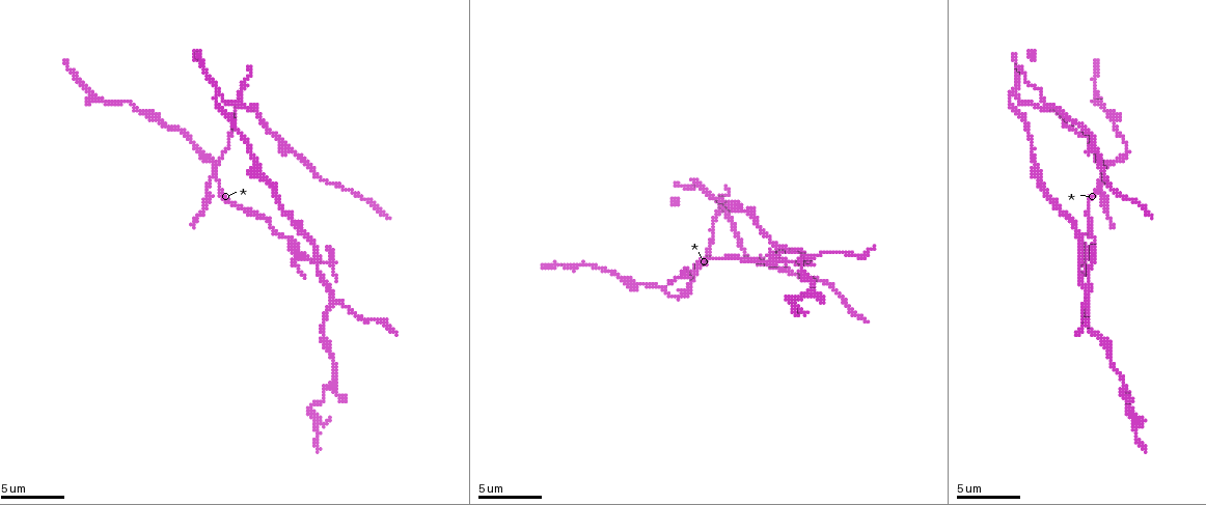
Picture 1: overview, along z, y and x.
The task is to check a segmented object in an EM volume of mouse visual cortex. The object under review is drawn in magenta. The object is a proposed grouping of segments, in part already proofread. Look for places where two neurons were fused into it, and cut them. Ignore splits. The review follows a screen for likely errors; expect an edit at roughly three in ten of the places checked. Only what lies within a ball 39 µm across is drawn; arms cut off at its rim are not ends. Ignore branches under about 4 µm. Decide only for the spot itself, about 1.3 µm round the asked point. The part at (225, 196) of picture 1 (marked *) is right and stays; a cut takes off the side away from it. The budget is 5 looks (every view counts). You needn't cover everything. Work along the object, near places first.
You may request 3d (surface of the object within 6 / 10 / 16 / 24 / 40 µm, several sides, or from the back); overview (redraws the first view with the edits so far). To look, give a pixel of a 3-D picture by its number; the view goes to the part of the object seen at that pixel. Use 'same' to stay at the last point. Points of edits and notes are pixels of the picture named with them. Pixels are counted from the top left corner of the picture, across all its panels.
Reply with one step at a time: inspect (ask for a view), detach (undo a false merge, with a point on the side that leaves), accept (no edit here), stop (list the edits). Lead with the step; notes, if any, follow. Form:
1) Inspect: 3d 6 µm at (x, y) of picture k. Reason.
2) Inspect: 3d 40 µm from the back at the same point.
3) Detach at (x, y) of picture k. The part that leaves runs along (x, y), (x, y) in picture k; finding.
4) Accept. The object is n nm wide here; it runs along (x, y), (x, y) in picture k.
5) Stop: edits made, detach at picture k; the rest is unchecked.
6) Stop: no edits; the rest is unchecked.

Inspect: 3d 16 µm at (304, 255) of picture 1. Three arms meet.

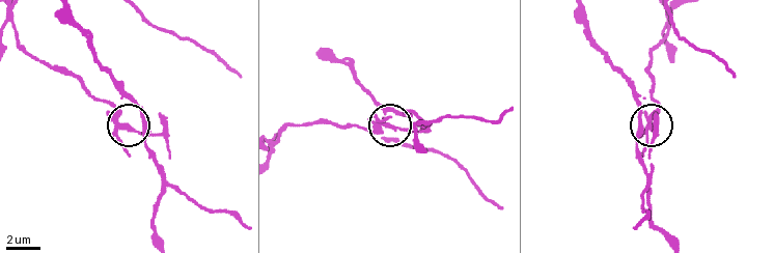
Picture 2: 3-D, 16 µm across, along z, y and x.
Detach at (399, 130) of picture 2. The part that leaves runs along (117, 122), (162, 139), (170, 158) in picture 2; a second neuron is stuck on.

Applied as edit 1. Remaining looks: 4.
Inspect: overview.

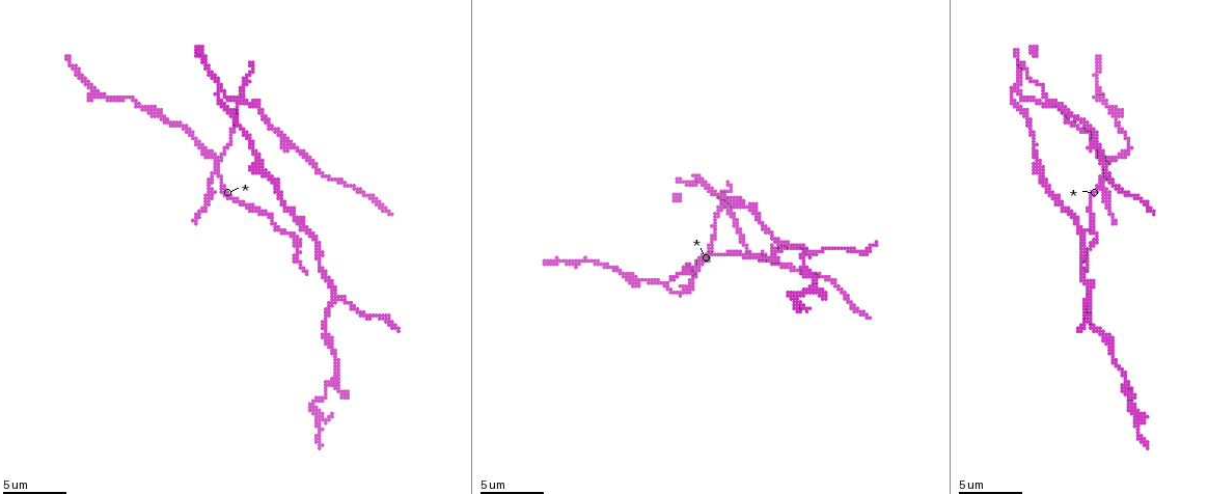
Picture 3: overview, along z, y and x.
Inspect: 3d 6 µm at (817, 254) of picture 3. Two arms in line, one across.

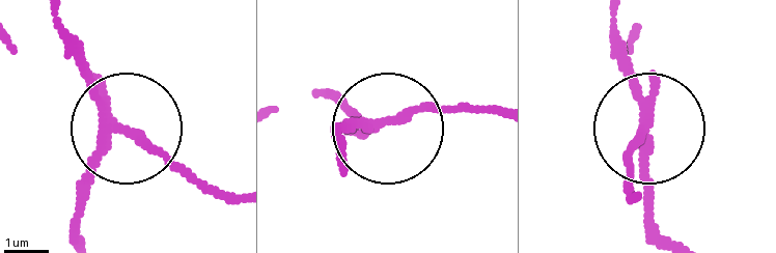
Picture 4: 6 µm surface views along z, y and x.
Detach at (82, 64) of picture 4. The object is 190 nm wide here; the part that leaves runs along (102, 113), (60, 17) in picture 4; two neurons meet here.

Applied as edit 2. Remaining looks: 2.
Inspect: 3d 6 µm at (217, 161) of picture 3. Arms run side by side.

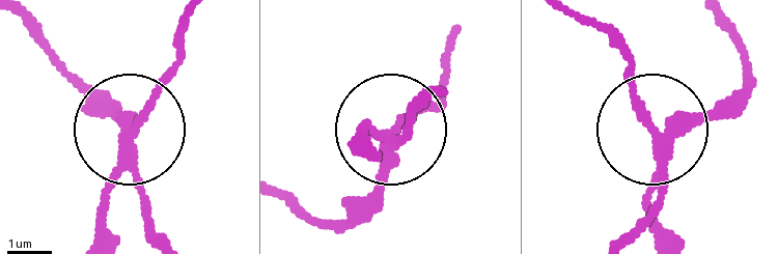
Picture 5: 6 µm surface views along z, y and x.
Inspect: 3d 6 µm from the back at (130, 130) of picture 5.

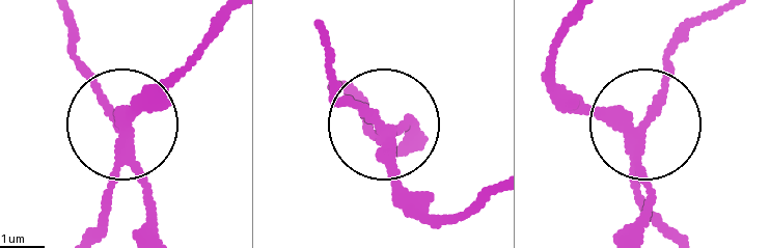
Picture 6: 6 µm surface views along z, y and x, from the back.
Detach at (100, 85) of picture 6. The side arm is 12 µm long; the part that leaves runs along (639, 140), (669, 54), (684, 32), (717, 18) in picture 6; a second neuron is stuck on.

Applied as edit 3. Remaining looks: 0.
Stop: edits made, detach at picture 2, detach at picture 4, detach at picture 6; the rest is unchecked.

